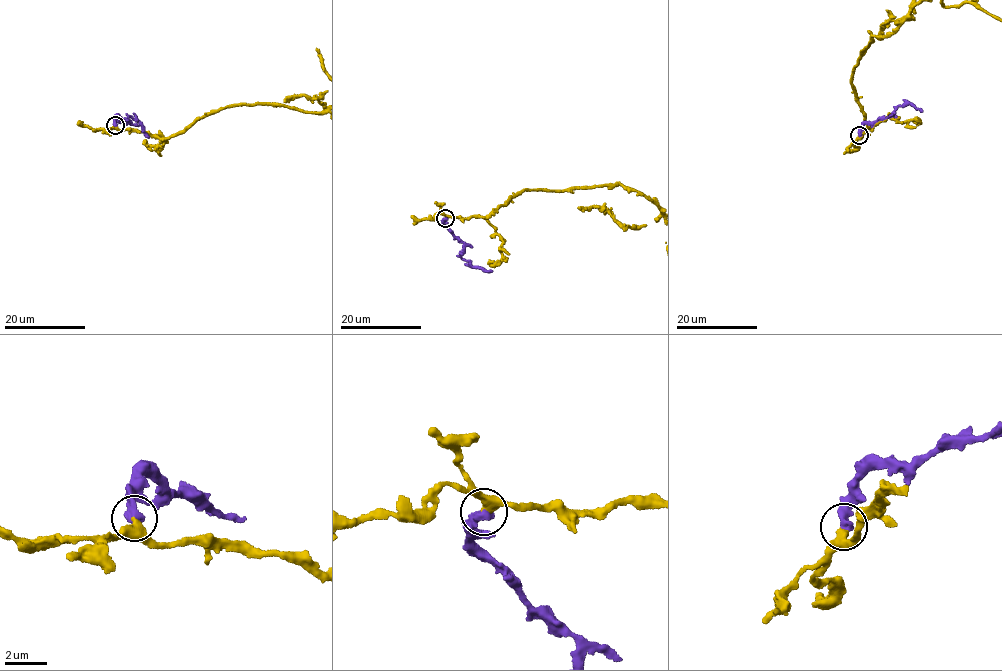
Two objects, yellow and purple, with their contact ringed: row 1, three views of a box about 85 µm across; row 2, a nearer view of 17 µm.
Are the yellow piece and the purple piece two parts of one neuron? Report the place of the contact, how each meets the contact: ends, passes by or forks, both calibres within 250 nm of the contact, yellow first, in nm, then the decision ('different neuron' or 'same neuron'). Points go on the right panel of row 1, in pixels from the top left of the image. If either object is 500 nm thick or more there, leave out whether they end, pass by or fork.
place (859, 135); yellow passes by; purple ends; calibres 280 and 440 nm; same neuron

